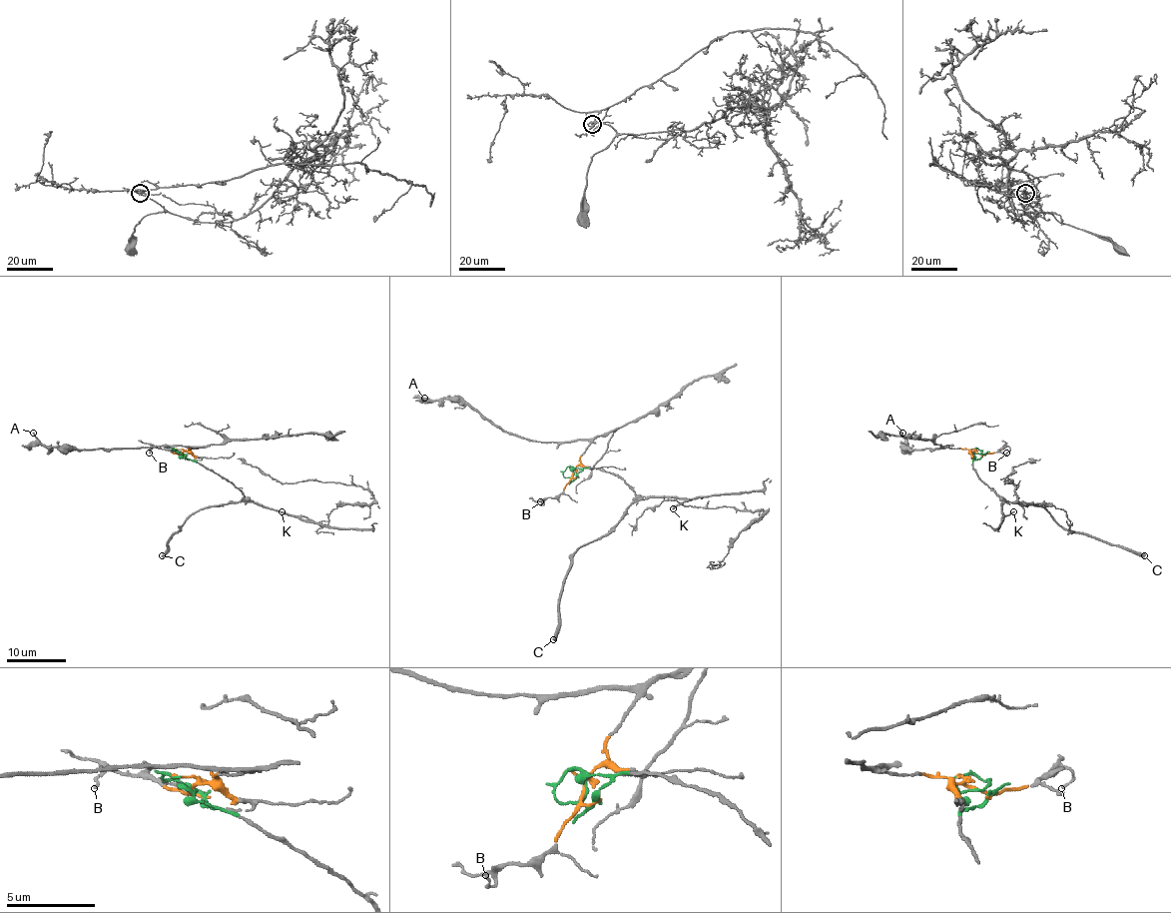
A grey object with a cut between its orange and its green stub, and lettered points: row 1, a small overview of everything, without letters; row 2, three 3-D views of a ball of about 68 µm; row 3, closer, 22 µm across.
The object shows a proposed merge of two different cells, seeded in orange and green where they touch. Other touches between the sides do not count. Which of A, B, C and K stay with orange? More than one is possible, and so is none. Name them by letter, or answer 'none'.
A, B

